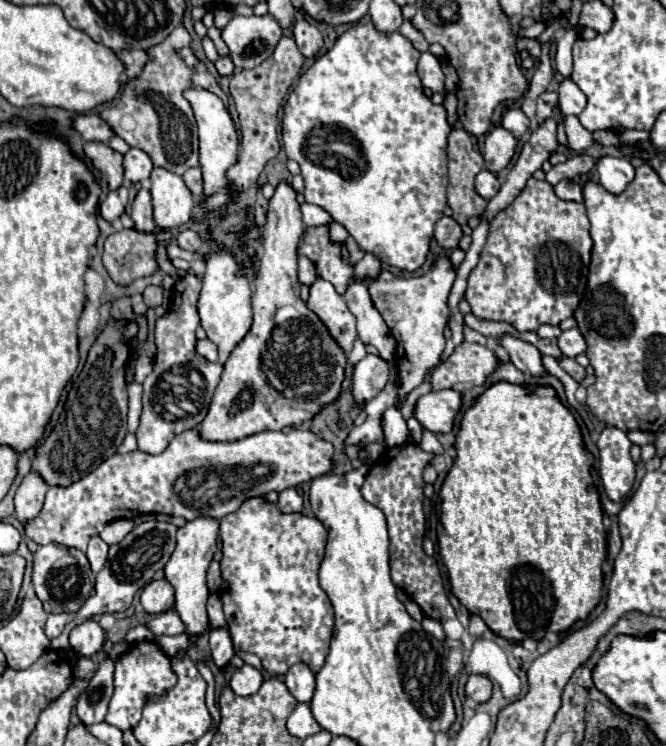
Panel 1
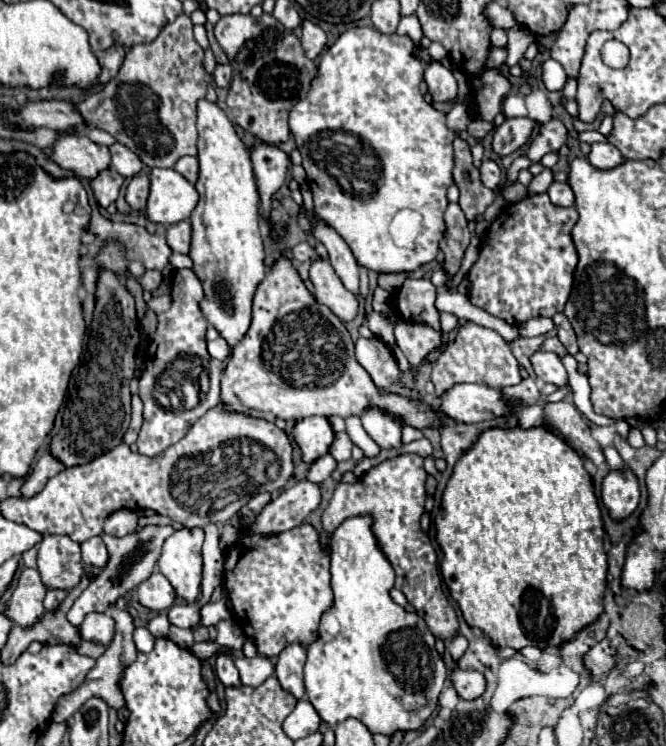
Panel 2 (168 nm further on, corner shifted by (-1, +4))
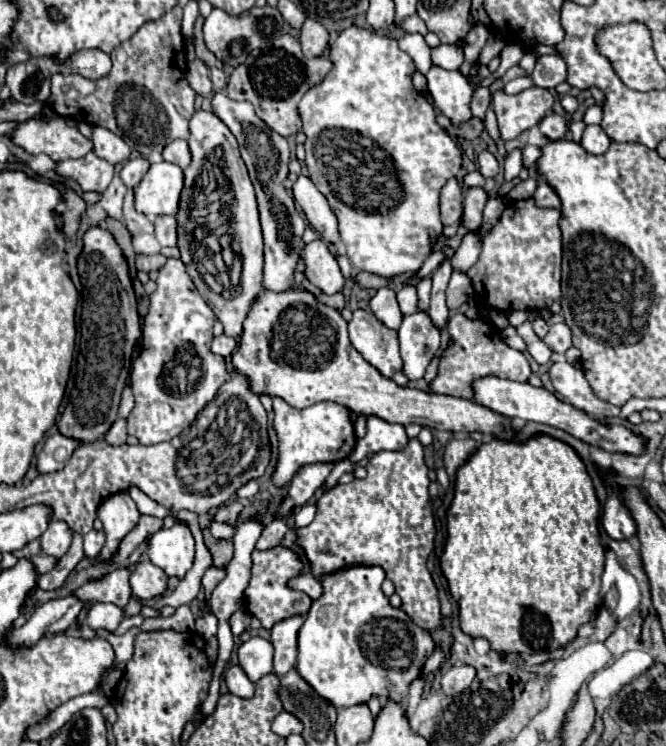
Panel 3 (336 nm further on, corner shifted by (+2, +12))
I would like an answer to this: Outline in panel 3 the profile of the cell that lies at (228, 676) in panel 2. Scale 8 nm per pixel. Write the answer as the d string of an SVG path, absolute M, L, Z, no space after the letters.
M232 664L226 668L226 686L232 694L236 694L240 698L250 698L250 696L254 696L254 690L256 690L238 664Z

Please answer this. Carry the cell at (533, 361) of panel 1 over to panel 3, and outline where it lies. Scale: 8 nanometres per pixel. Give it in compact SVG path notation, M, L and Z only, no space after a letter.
M556 362L550 368L550 378L556 388L556 392L572 406L596 416L596 418L612 418L620 414L620 408L614 404L606 404L600 400L594 390L590 388L590 382L586 380L584 372L570 366L568 362Z

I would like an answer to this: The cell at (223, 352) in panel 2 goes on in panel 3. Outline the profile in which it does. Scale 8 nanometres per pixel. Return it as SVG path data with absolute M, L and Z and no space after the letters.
M222 334L222 336L216 336L214 342L212 342L212 352L214 354L220 354L220 356L230 356L234 350L236 350L236 340Z

